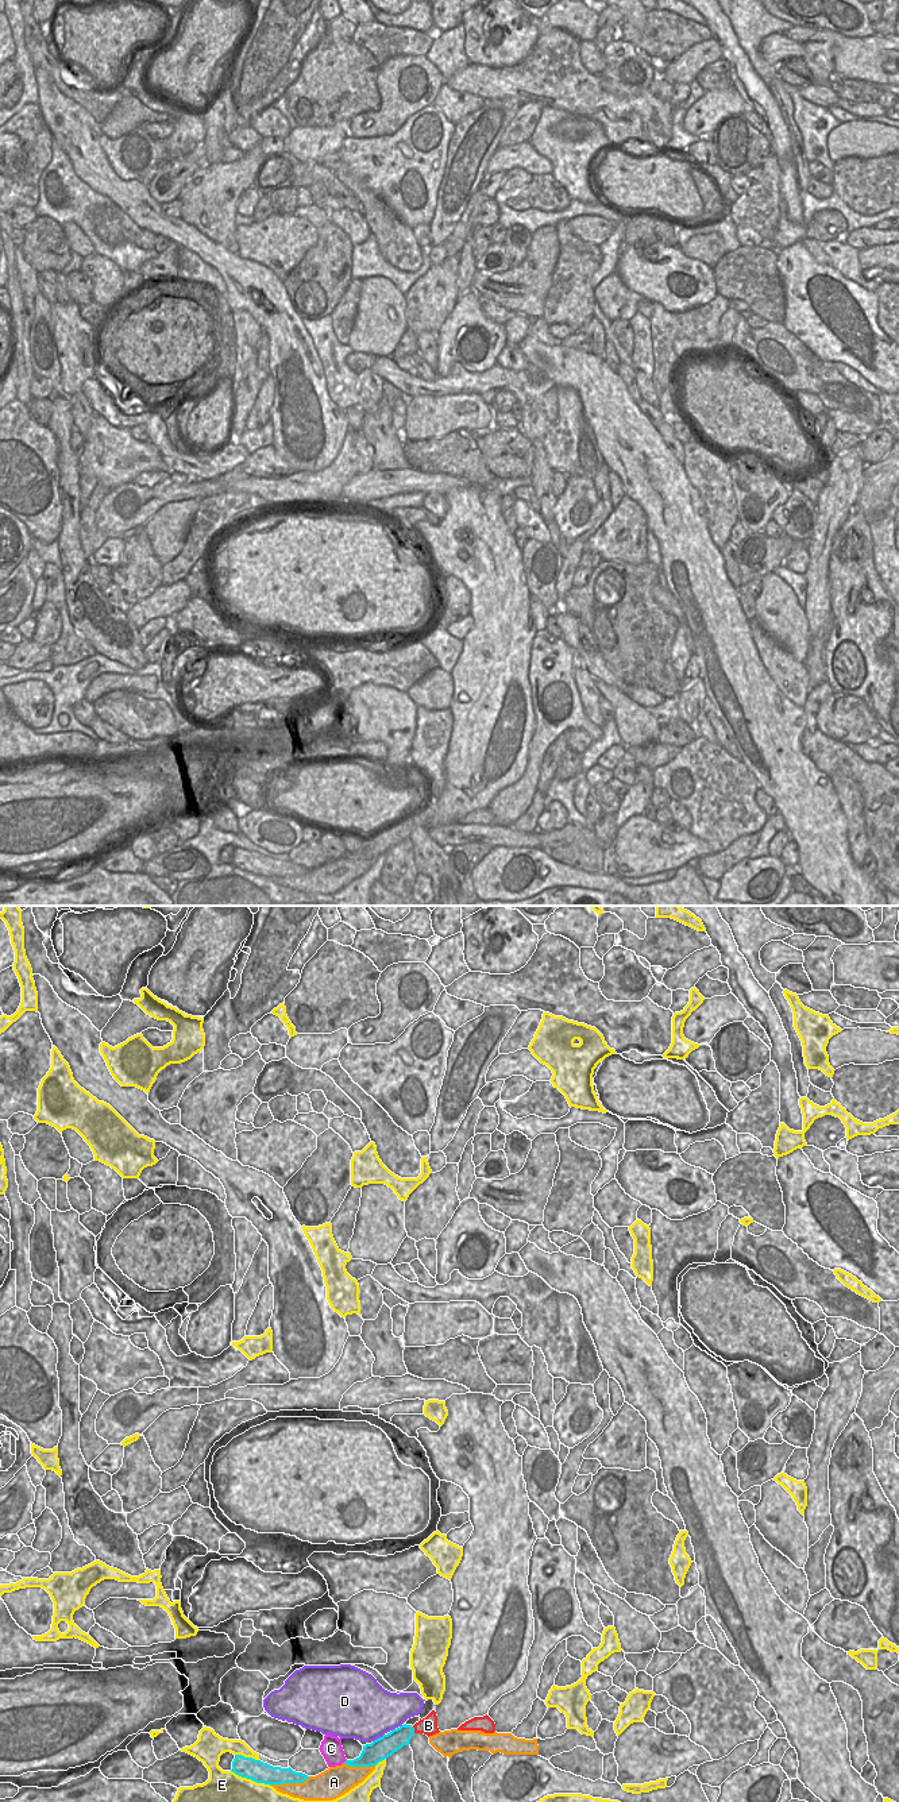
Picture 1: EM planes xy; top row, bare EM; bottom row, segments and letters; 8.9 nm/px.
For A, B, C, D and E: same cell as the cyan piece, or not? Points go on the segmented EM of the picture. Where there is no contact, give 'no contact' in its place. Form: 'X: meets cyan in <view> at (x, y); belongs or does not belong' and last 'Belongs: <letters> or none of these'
A: meets cyan in xy at (290, 1782); does not belong
B: meets cyan in xy at (413, 1729); belongs
C: no contact; does not belong
D: meets cyan in xy at (379, 1737); does not belong
E: meets cyan in xy at (251, 1779); does not belong
Belongs: B

